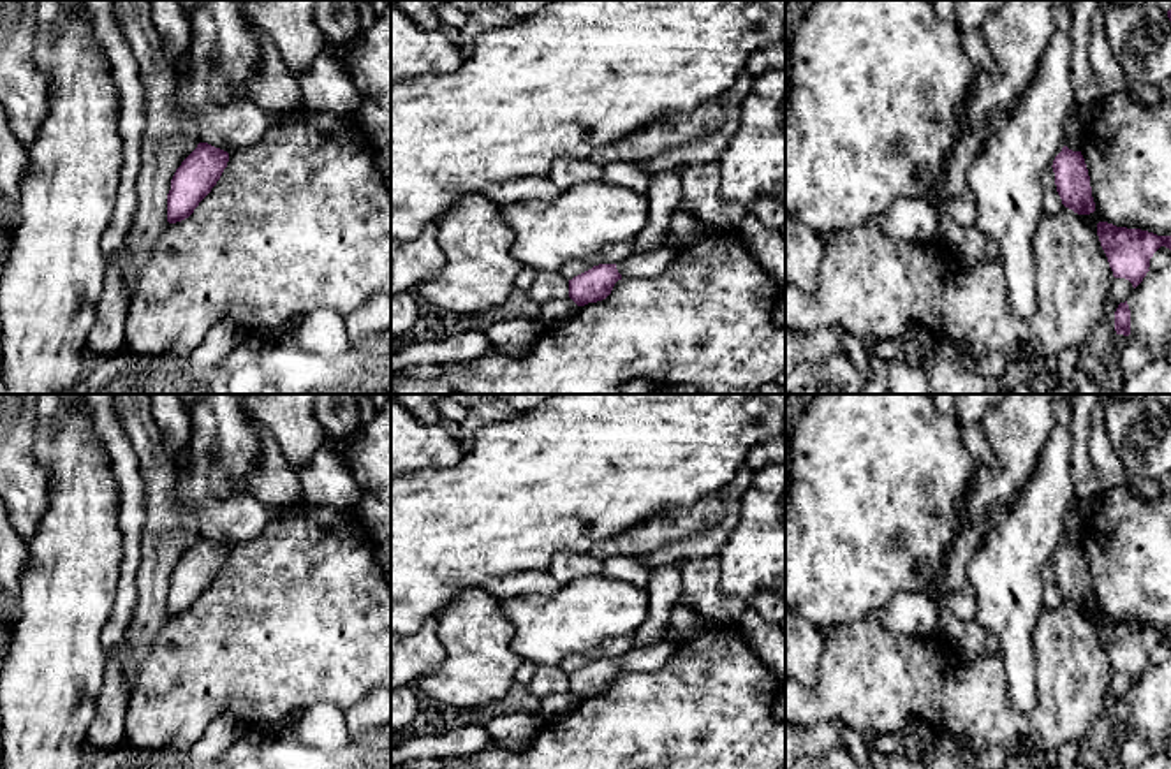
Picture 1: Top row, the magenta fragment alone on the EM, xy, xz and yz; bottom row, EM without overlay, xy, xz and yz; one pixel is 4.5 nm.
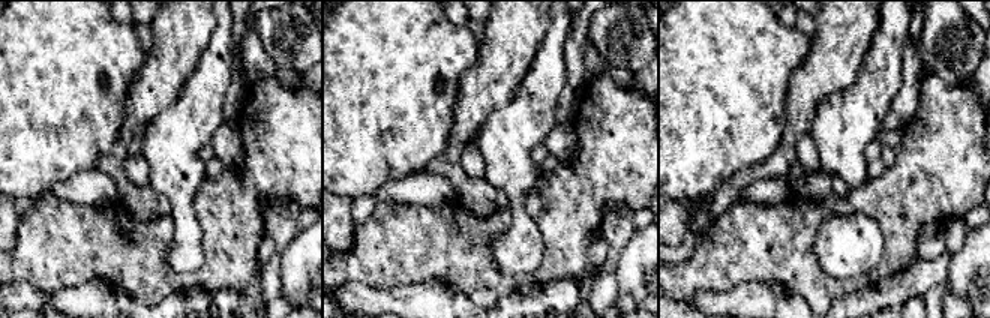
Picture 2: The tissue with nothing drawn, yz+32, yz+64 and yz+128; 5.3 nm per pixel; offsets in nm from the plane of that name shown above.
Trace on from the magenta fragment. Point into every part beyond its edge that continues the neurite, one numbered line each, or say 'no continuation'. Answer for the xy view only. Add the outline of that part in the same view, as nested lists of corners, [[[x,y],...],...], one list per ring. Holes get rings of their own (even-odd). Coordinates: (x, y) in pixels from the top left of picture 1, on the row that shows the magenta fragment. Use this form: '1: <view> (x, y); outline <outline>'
no continuation

